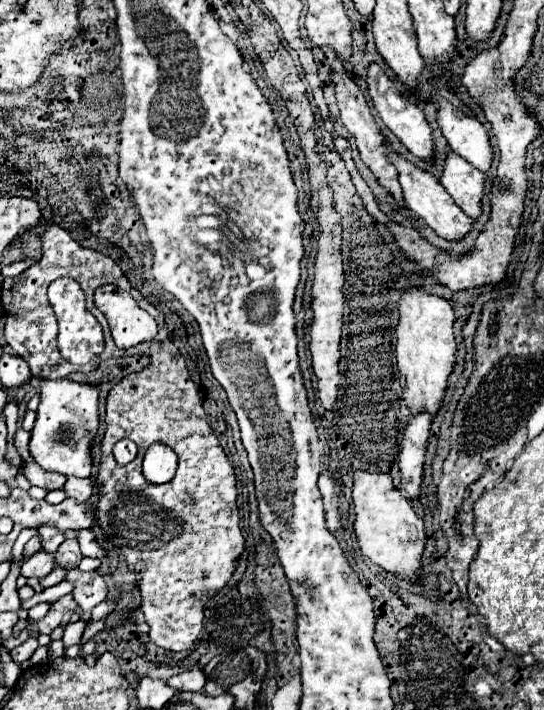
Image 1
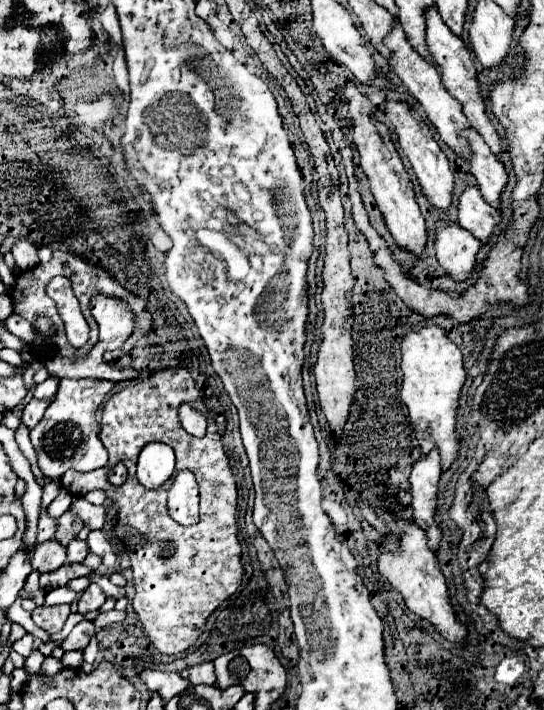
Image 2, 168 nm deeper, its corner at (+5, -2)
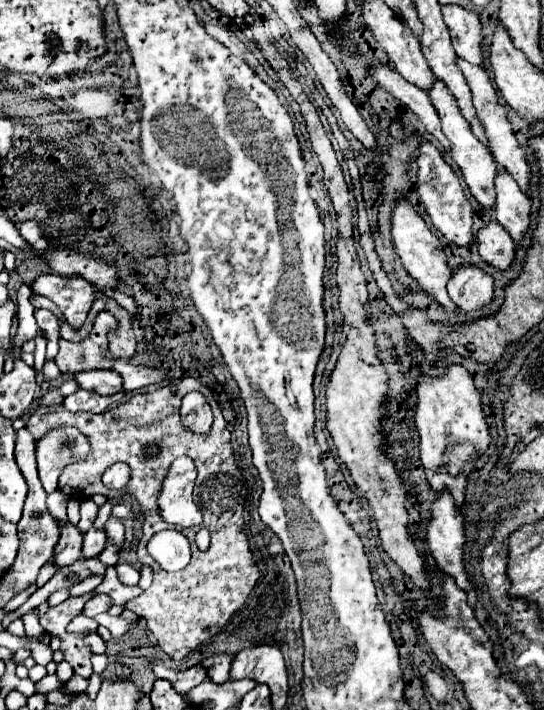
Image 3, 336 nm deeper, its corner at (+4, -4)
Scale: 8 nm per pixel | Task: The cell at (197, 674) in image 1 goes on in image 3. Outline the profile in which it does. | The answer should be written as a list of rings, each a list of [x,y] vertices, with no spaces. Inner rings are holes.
[[[211,655],[201,661],[201,665],[207,669],[207,679],[215,683],[225,683],[229,679],[229,667],[231,667],[231,655]]]

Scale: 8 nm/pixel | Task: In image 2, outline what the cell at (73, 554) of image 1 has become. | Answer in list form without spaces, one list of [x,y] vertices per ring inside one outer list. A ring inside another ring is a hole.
[[[74,539],[66,549],[68,549],[68,561],[82,563],[86,559],[86,555],[88,555],[88,543],[80,541],[80,539]]]

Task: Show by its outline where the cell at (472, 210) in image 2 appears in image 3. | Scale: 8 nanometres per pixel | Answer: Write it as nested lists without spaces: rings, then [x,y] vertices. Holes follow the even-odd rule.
[[[489,221],[487,225],[483,225],[477,233],[477,245],[483,261],[501,271],[509,269],[513,261],[515,243],[507,229],[503,229],[503,225],[499,225],[497,221]]]

